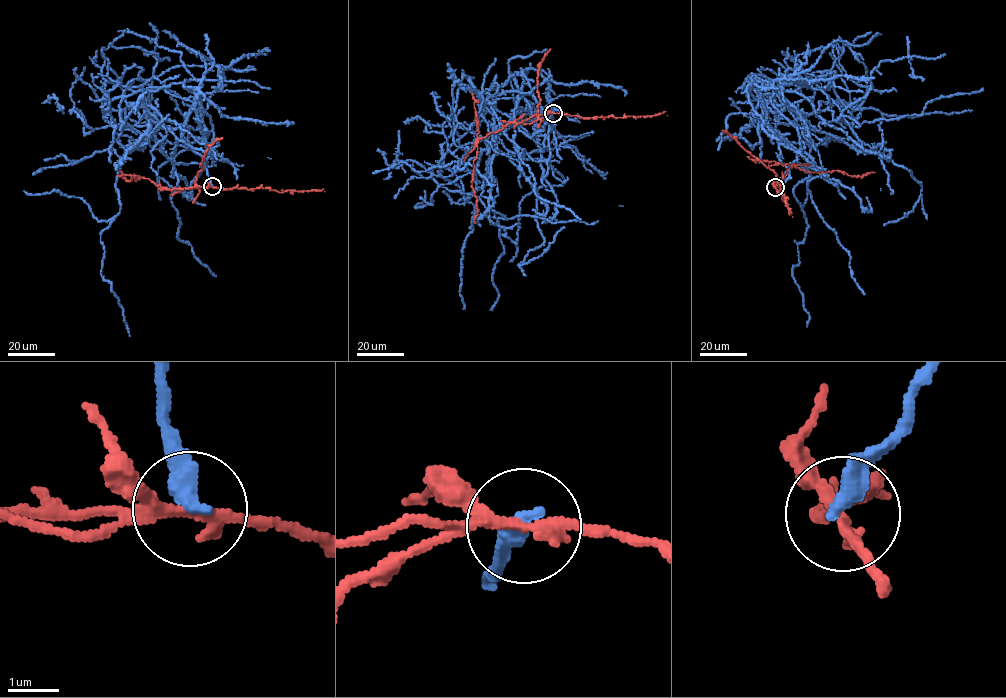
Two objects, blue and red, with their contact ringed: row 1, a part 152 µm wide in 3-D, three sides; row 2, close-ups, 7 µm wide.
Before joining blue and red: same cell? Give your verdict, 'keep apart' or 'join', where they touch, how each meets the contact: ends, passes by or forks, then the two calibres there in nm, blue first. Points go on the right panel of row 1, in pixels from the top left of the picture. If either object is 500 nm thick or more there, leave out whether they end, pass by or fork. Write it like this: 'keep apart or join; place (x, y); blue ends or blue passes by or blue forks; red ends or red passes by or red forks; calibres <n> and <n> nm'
keep apart; place (775, 187); blue ends; red forks; calibres 440 and 200 nm

